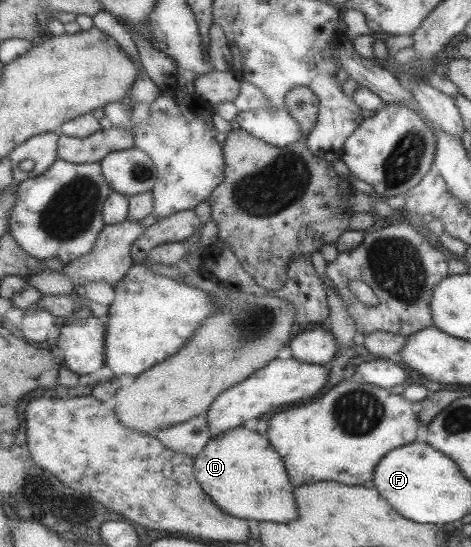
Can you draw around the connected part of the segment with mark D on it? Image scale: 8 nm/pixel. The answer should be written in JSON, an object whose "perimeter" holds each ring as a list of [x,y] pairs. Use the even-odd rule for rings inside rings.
{"perimeter":[[[243,426],[213,435],[193,459],[193,472],[202,490],[226,513],[238,519],[258,522],[286,523],[296,519],[292,497],[293,485],[286,475],[278,453],[268,445],[266,437]]]}

